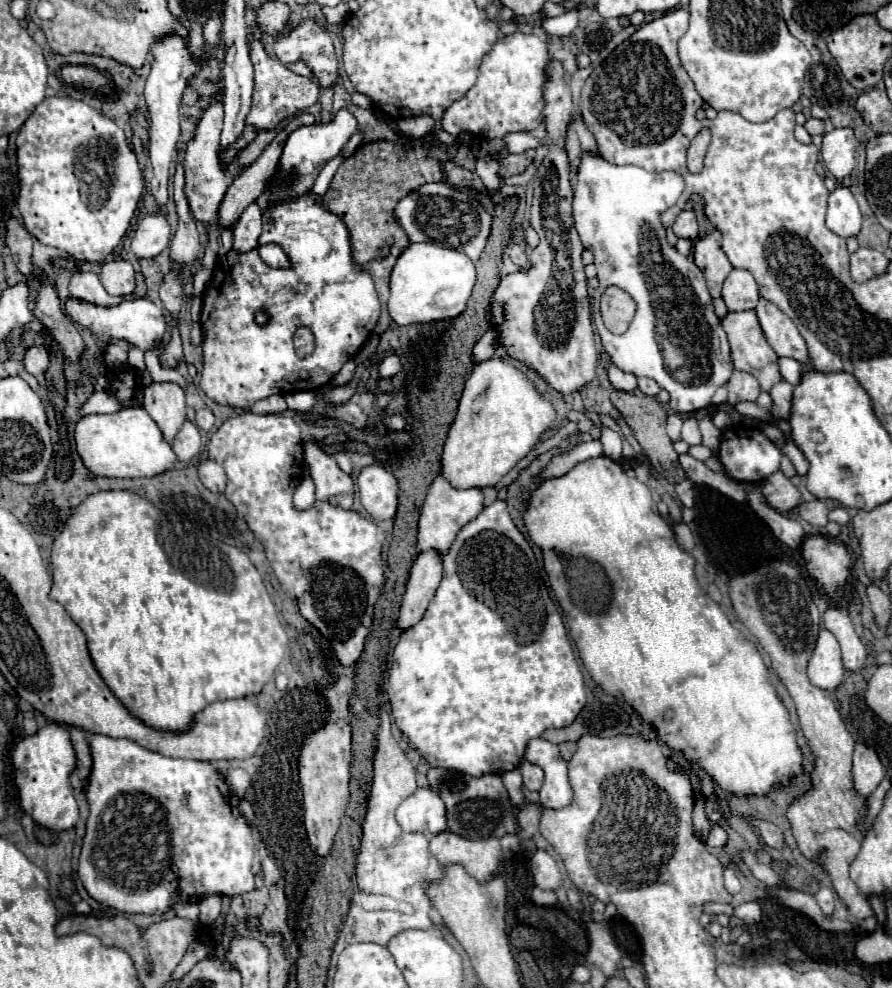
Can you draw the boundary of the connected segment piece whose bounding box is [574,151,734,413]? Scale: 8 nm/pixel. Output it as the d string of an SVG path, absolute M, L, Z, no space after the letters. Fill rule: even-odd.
M584 151L580 155L580 167L576 173L576 187L574 187L574 227L582 239L584 249L592 251L598 269L600 287L594 293L594 327L602 339L606 353L610 355L612 363L616 363L622 371L634 373L636 377L652 377L660 383L662 389L670 393L670 407L676 413L690 413L704 409L712 403L712 395L720 385L726 385L732 375L732 359L726 333L720 325L720 319L714 313L712 297L704 283L702 271L696 267L694 261L680 255L668 241L666 229L660 223L660 213L672 207L680 193L684 191L684 179L674 171L662 173L648 173L636 165L618 167L608 163L604 157ZM616 285L626 291L636 301L636 315L624 335L612 335L598 313L598 299L606 287Z

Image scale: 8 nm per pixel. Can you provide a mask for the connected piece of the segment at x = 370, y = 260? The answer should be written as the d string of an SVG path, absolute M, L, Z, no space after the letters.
M390 141L366 143L358 147L356 153L340 165L326 195L322 197L322 207L338 215L350 233L352 259L356 267L362 271L368 271L374 279L374 285L382 303L382 315L376 325L376 333L384 333L390 325L390 315L386 311L388 279L390 279L390 271L396 259L400 257L404 247L410 245L408 237L404 235L404 229L394 219L394 207L404 195L408 195L416 187L424 183L440 181L440 161L448 161L448 159L452 159L464 169L474 171L476 157L472 155L468 147L460 147L456 155L448 155L444 149L438 149L438 147L406 149Z

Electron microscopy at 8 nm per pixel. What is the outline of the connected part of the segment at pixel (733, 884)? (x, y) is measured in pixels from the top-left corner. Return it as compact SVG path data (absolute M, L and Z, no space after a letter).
M730 865L724 867L724 885L726 885L726 889L728 889L730 893L738 893L738 891L740 891L738 875L736 875L734 867L730 867Z

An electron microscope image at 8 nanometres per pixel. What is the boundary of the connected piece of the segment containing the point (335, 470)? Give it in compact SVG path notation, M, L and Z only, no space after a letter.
M314 439L304 443L304 461L316 483L316 499L350 509L354 497L354 483L332 455L328 455Z

